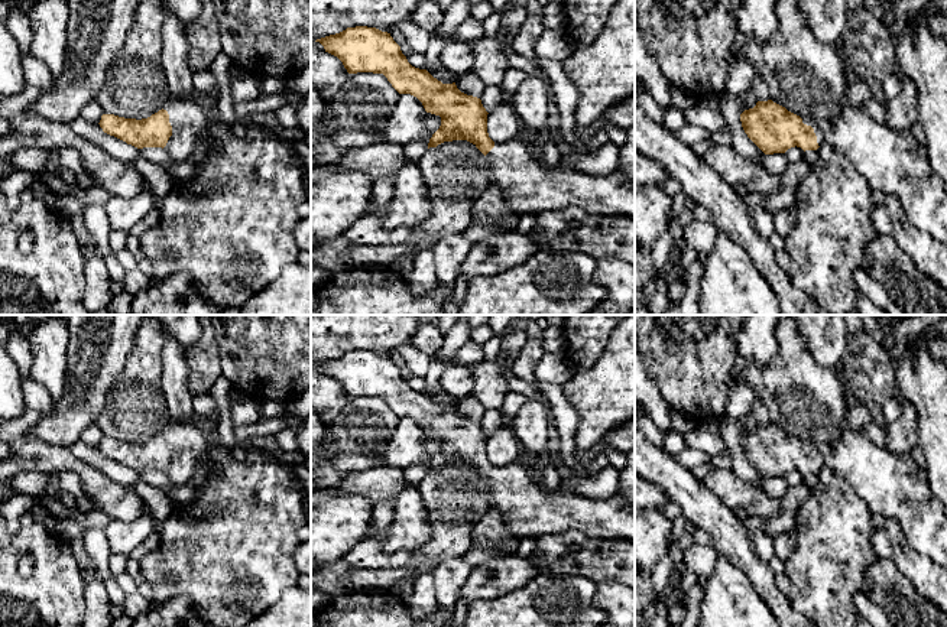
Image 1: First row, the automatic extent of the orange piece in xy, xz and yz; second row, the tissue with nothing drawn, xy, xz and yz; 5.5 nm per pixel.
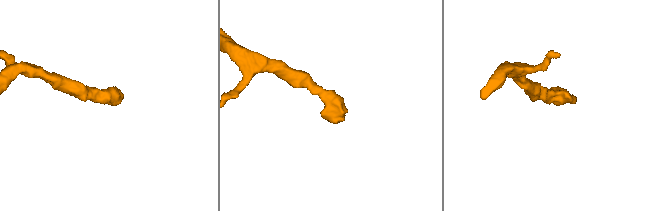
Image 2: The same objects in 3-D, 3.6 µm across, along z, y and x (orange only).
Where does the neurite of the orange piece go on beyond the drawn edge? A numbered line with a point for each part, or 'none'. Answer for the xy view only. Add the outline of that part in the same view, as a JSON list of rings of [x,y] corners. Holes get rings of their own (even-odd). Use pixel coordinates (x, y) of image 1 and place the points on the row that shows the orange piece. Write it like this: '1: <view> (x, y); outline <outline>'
1: xy (188, 117); outline [[[187,97],[169,100],[163,110],[172,126],[172,136],[163,149],[175,160],[189,159],[200,134],[213,120],[211,108],[197,97]]]

